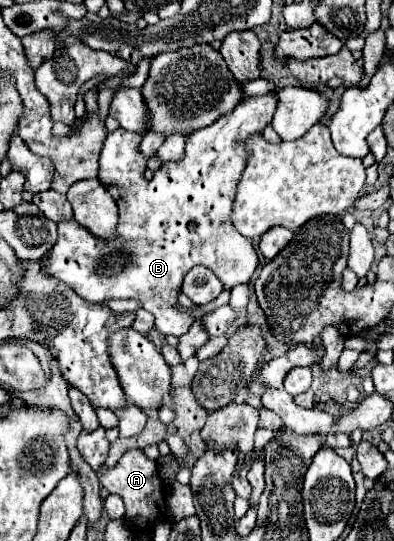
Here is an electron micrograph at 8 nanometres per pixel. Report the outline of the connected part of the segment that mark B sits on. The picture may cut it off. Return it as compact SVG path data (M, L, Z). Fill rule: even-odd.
M275 93L245 97L229 115L191 133L183 161L163 165L163 169L155 171L151 181L143 176L148 158L139 151L142 136L125 129L109 133L99 157L99 173L105 189L119 201L117 239L103 241L79 227L77 221L63 221L59 223L57 243L43 259L43 273L65 283L89 303L135 299L143 309L155 315L155 327L163 335L181 337L187 333L193 319L187 313L175 311L175 303L189 269L207 265L221 279L223 287L231 291L239 283L249 283L257 267L257 253L251 239L231 227L229 215L247 161L245 141L271 123L275 109ZM189 207L205 207L205 211L187 211L187 217L183 217L183 209ZM139 217L143 217L141 227Z

